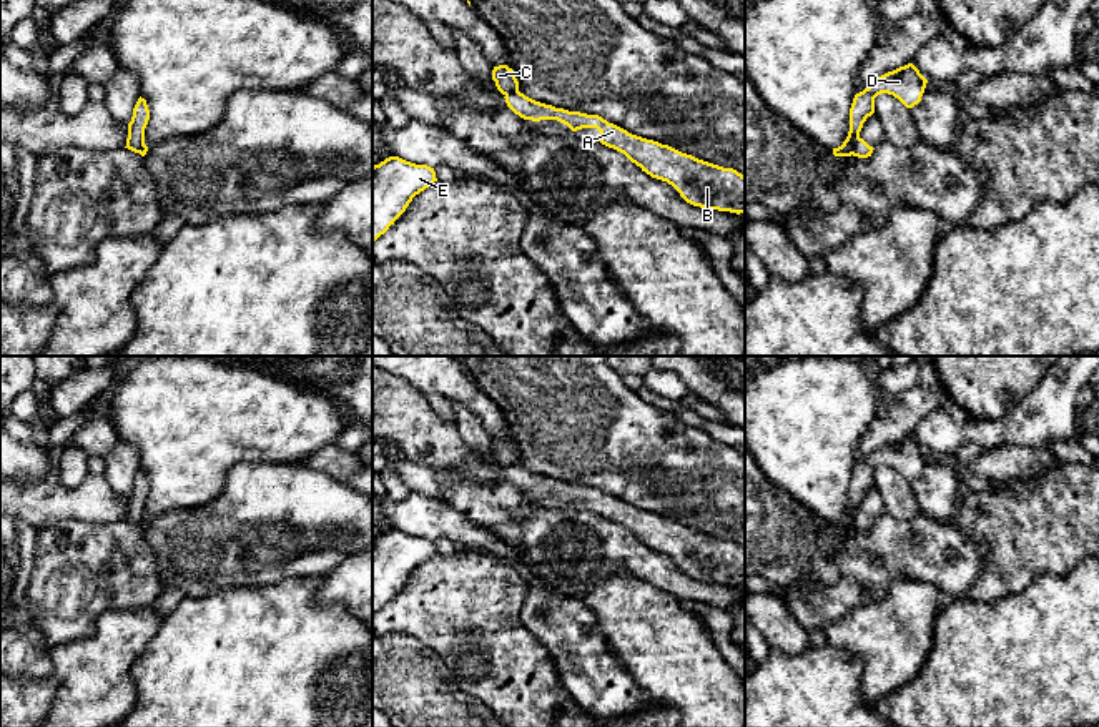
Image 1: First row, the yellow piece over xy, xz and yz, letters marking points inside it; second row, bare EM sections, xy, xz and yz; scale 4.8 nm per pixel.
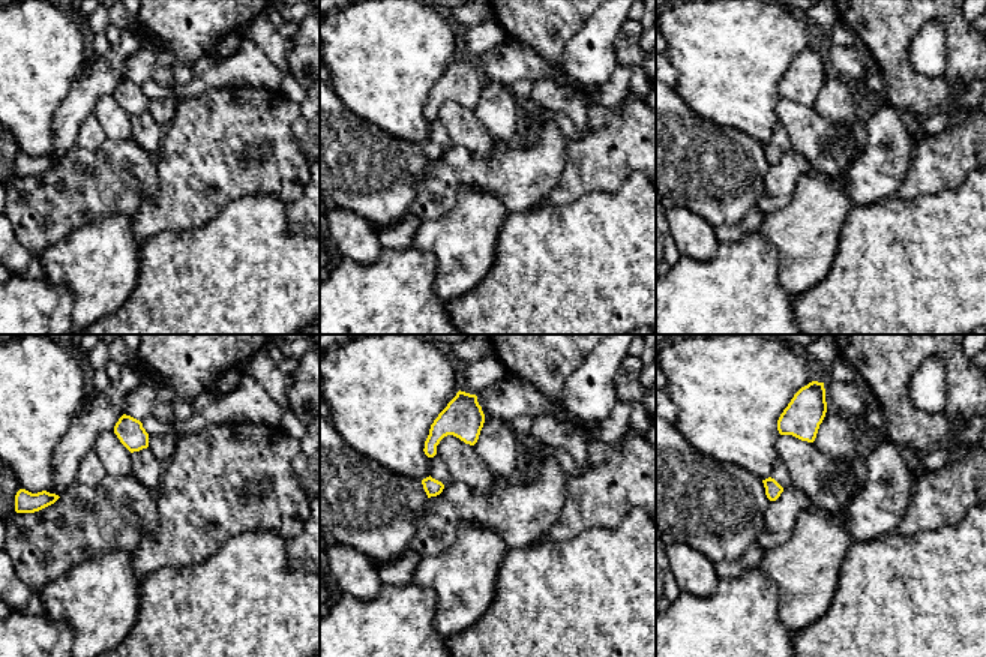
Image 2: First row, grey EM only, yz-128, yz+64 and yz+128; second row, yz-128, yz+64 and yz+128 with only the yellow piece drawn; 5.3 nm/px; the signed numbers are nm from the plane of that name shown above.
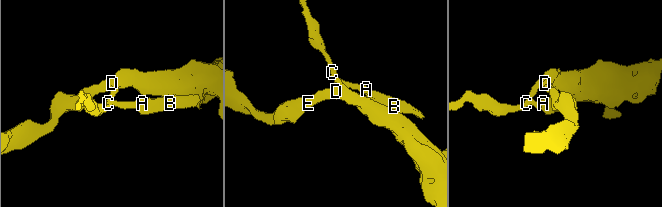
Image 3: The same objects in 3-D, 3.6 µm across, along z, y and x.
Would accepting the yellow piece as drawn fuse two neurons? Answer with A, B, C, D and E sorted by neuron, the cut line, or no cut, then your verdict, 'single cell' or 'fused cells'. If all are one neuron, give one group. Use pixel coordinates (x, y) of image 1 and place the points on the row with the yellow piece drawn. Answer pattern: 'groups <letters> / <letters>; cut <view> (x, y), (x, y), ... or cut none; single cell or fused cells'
groups A B / C D E; cut yz (858, 137), (852, 153); fused cells

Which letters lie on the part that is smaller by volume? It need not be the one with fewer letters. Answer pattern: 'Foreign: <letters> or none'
Foreign: A, B

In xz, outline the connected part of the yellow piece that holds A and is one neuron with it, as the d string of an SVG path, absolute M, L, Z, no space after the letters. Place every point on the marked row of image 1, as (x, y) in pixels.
M519 90L504 98L507 106L524 120L557 120L572 131L597 128L602 145L623 153L652 178L672 185L693 206L745 213L745 176L733 168L723 168L668 145L632 135L599 115L569 111L535 101Z

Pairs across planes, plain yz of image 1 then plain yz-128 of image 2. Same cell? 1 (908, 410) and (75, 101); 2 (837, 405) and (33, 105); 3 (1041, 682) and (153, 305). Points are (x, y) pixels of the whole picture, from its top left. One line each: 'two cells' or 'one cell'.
1: one cell
2: one cell
3: one cell

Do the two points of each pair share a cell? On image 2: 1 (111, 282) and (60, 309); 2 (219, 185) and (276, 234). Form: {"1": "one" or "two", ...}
{"1": "two", "2": "two"}

